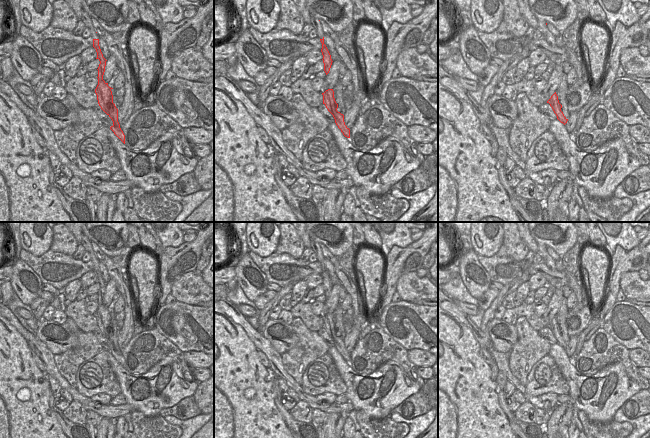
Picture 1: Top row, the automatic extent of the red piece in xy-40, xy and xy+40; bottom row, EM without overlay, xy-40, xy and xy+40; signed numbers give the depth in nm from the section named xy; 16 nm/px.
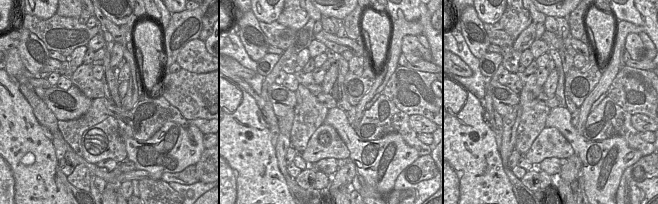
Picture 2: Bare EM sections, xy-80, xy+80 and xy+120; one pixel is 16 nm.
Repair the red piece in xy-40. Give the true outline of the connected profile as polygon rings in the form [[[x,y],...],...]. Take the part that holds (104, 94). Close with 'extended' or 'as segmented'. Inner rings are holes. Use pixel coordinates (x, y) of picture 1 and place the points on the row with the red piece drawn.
[[[85,10],[82,11],[82,16],[80,19],[86,27],[90,29],[91,37],[93,39],[93,47],[96,49],[97,58],[100,61],[98,67],[98,85],[95,89],[95,93],[97,95],[98,104],[101,109],[112,119],[113,125],[110,129],[114,132],[114,134],[125,144],[125,135],[120,128],[120,124],[118,122],[118,109],[116,108],[115,104],[113,103],[113,95],[112,89],[108,86],[103,80],[103,75],[105,72],[106,66],[106,59],[103,57],[99,46],[99,39],[100,36],[96,33],[96,29],[92,23],[91,17],[87,14]]]; extended

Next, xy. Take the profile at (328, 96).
[[[333,89],[326,90],[324,93],[322,93],[322,95],[323,104],[326,106],[328,111],[333,115],[336,125],[345,137],[350,138],[350,129],[345,125],[344,115],[337,111],[338,104],[335,101]]]; as segmented

